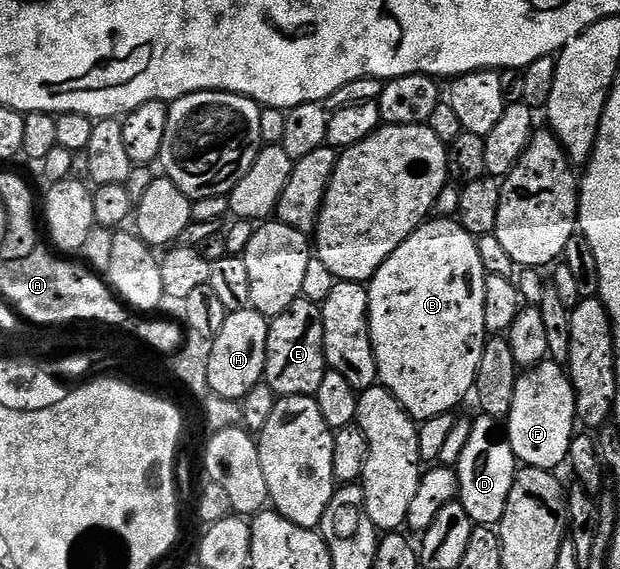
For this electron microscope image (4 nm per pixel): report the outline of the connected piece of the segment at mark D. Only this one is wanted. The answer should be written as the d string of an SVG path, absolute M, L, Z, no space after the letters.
M479 416L471 422L469 444L465 444L465 452L461 452L457 467L460 490L457 501L469 512L471 521L476 526L498 527L505 516L505 504L509 504L509 492L513 488L513 480L517 469L517 461L500 423L494 418Z

